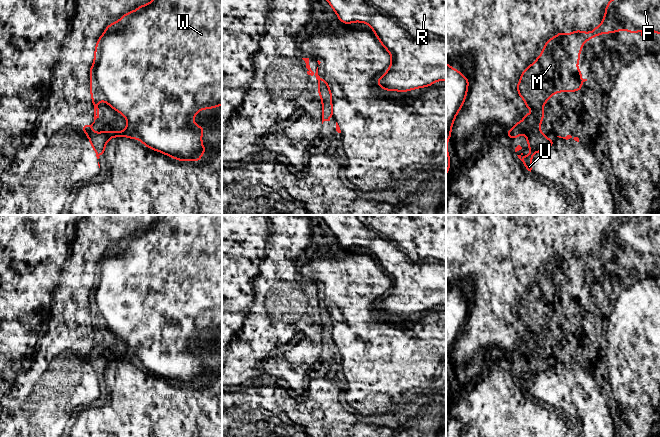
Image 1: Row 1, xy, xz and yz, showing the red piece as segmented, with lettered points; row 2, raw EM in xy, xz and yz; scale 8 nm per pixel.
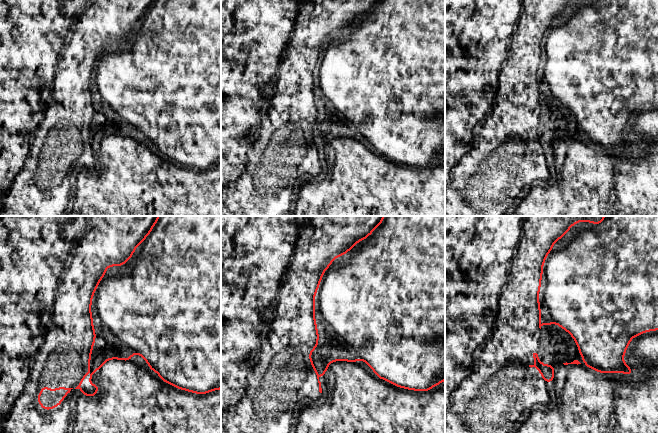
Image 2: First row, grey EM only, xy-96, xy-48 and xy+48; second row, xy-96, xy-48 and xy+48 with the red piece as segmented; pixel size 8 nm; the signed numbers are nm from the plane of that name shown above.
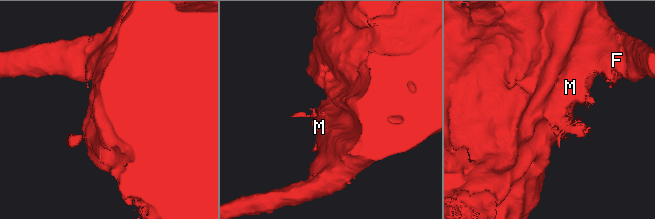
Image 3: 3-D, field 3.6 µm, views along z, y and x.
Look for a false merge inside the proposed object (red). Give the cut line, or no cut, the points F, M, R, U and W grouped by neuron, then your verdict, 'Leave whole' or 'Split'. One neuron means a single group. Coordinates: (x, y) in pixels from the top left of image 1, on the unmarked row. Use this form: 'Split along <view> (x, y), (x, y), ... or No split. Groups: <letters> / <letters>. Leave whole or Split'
No split. Groups: F M R U W. Leave whole

